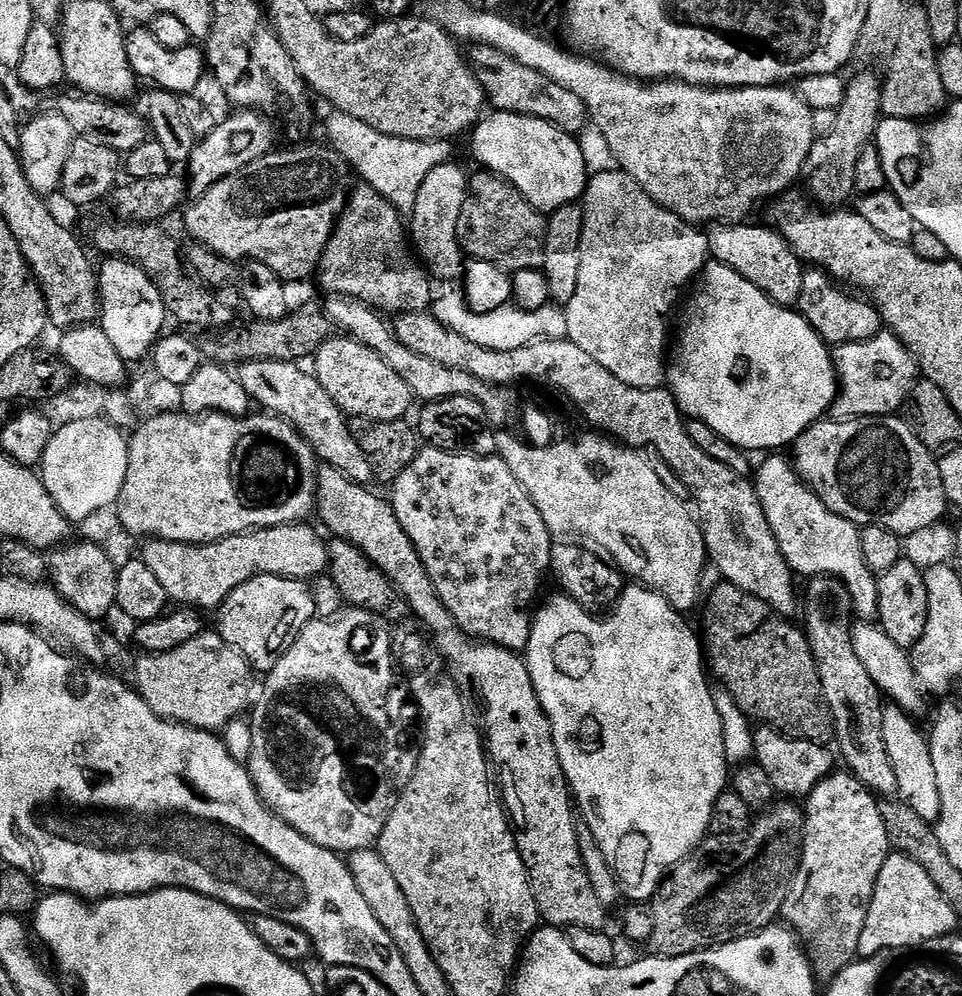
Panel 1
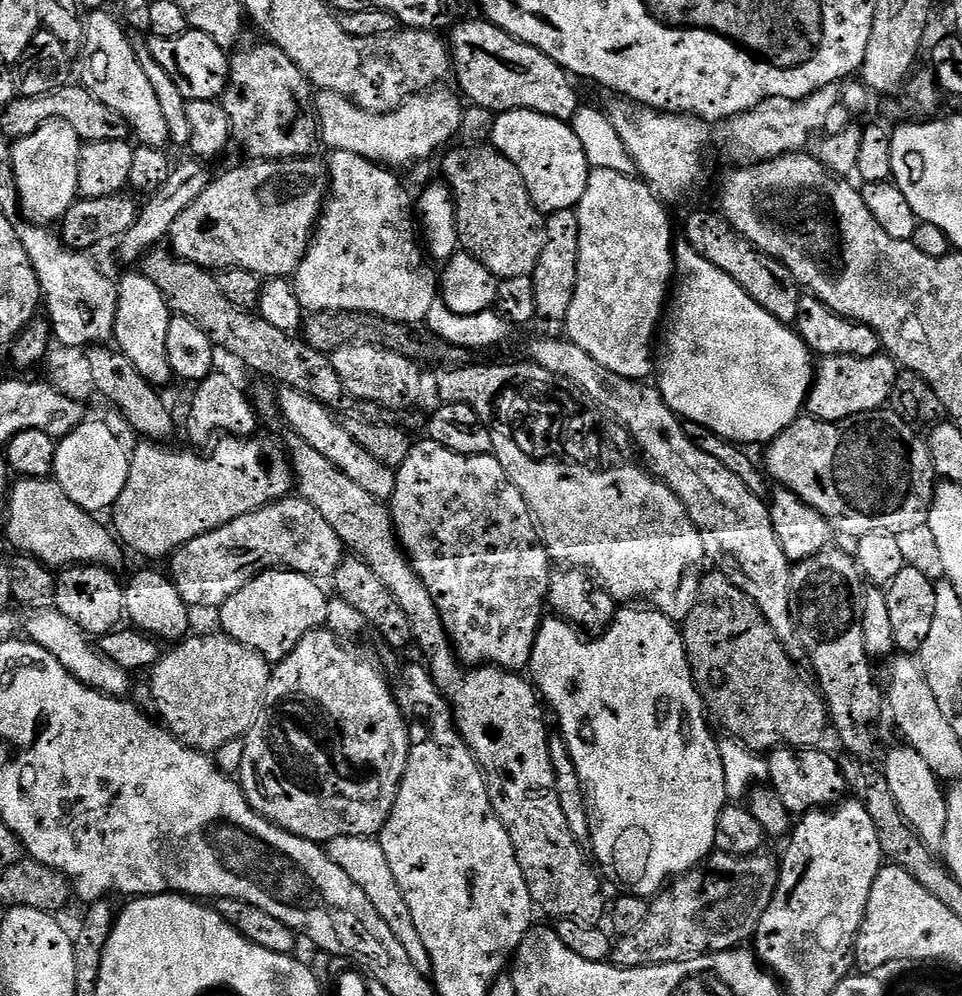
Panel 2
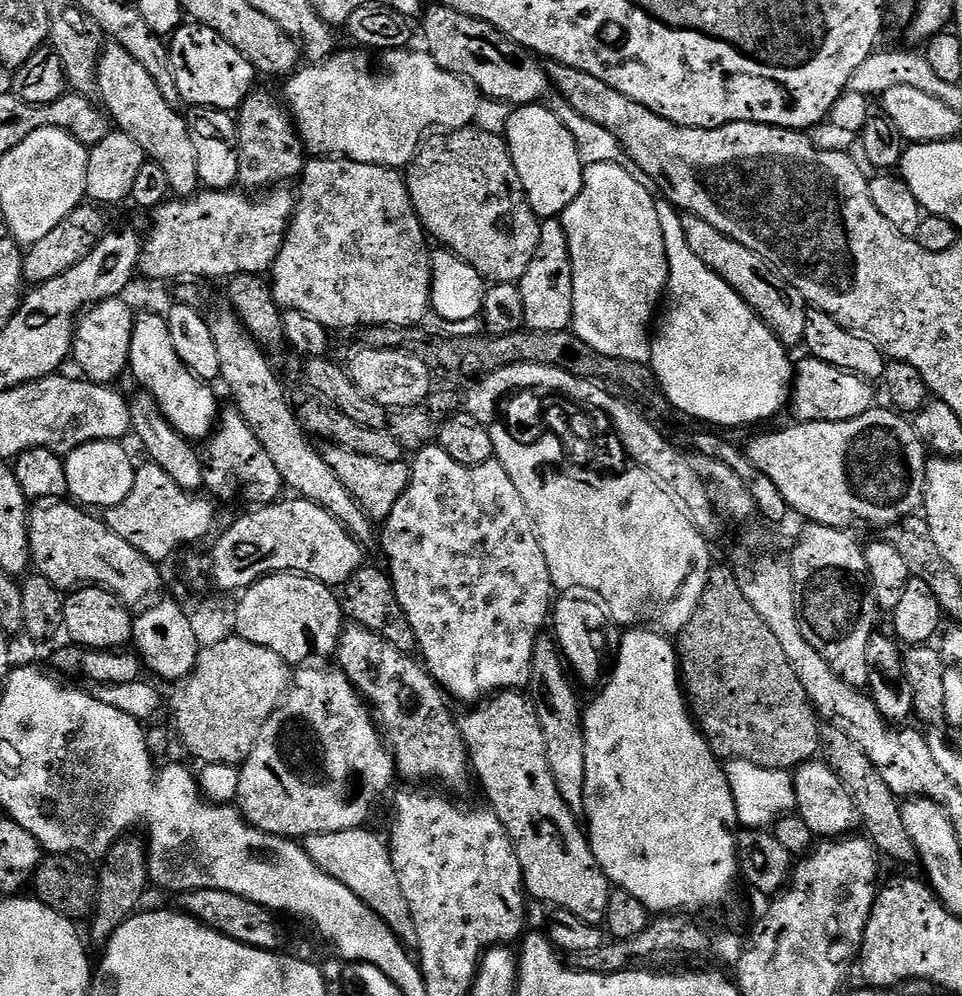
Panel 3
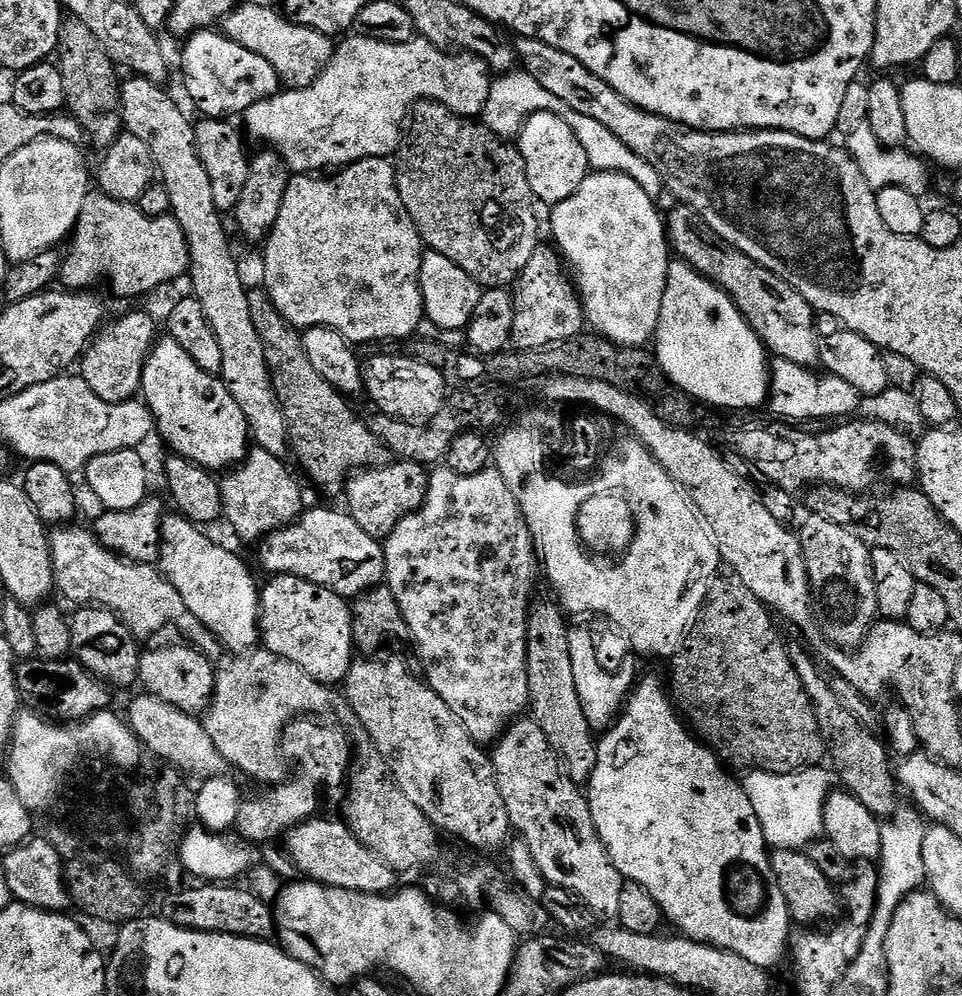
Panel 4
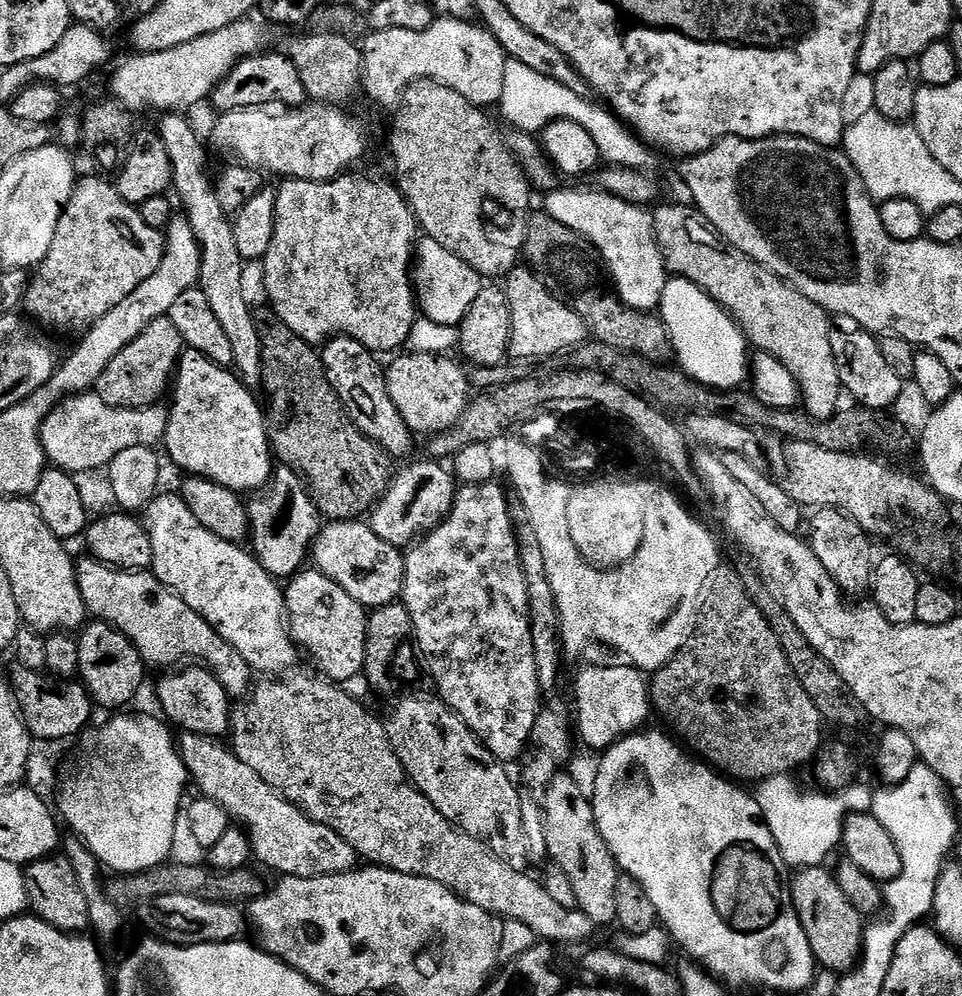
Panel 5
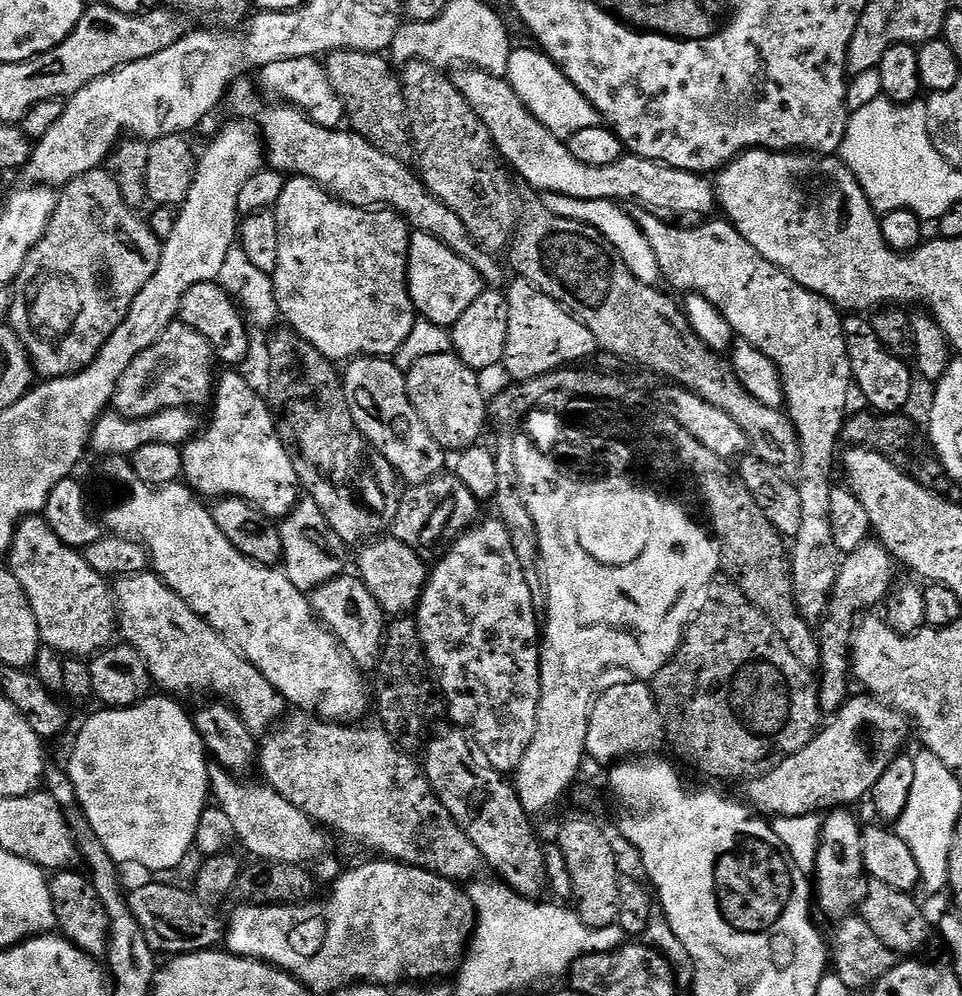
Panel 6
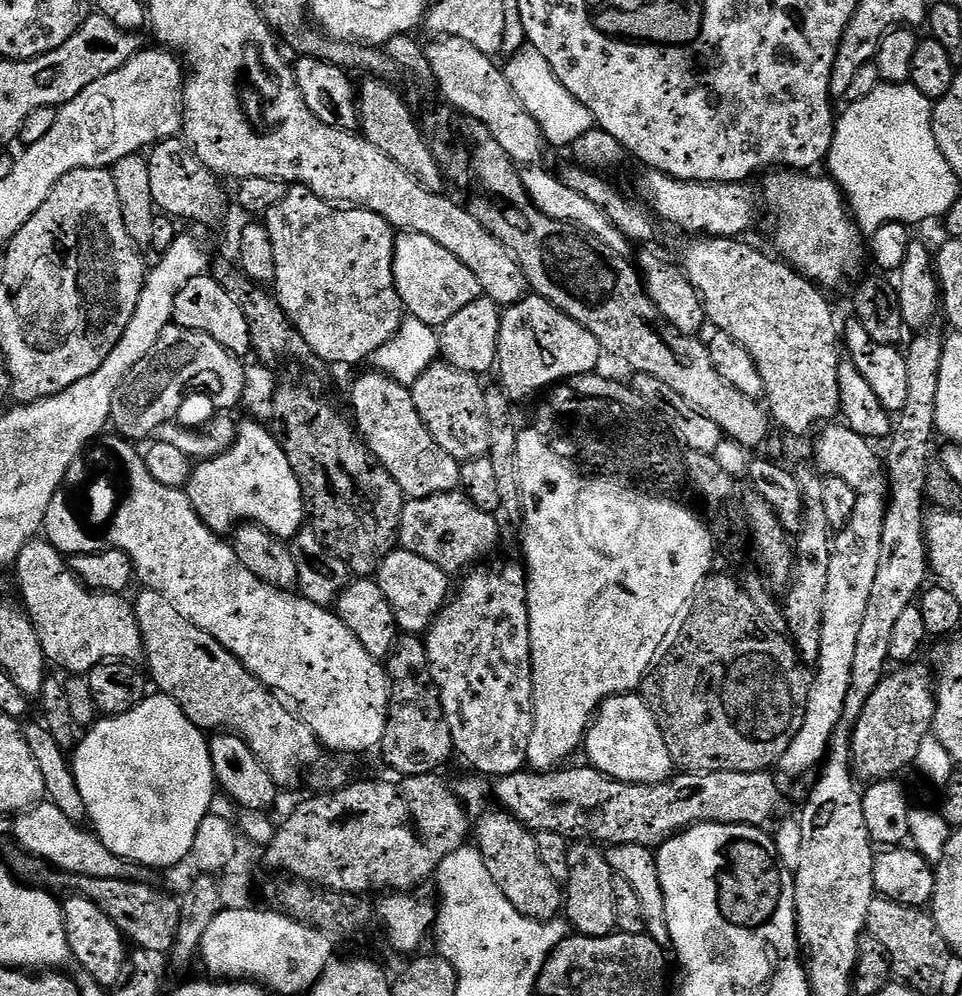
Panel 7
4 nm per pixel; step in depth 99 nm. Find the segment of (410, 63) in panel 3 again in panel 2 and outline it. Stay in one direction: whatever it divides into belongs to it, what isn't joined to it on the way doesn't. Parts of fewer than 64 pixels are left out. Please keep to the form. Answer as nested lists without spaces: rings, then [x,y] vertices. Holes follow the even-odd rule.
[[[425,90],[409,96],[402,106],[387,112],[385,116],[373,116],[344,96],[320,92],[314,100],[319,139],[323,143],[325,140],[329,149],[358,154],[367,160],[375,160],[381,166],[412,164],[415,160],[422,160],[438,148],[451,145],[452,139],[457,139],[465,110],[461,97],[455,91],[432,91],[436,90]]]

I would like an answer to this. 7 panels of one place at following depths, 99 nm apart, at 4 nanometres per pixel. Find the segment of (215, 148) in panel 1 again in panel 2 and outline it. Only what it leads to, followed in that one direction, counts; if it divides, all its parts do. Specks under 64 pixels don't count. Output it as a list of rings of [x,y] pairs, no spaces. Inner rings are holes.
[[[195,158],[187,159],[173,167],[166,186],[162,186],[162,190],[158,190],[155,196],[145,203],[148,204],[145,208],[143,205],[137,211],[134,226],[130,226],[130,230],[118,244],[122,259],[139,261],[147,256],[153,248],[163,245],[169,239],[172,224],[178,218],[178,214],[182,214],[182,210],[186,210],[186,206],[193,204],[198,198],[198,194],[202,194],[206,190],[206,186],[212,183],[214,176],[213,173],[208,173],[209,165],[207,163]]]

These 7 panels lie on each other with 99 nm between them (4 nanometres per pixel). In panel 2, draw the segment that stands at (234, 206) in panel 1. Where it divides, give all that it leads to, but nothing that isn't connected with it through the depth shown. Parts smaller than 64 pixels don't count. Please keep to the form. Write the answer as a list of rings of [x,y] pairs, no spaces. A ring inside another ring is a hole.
[[[323,159],[257,160],[217,175],[172,224],[170,248],[179,259],[209,270],[250,270],[261,278],[291,277],[302,262],[328,195],[328,166]]]

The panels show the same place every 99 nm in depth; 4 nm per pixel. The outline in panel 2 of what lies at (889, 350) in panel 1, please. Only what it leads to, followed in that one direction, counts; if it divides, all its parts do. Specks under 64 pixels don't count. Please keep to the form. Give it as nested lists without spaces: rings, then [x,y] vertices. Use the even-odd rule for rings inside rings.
[[[826,356],[815,365],[812,386],[808,389],[807,415],[822,422],[838,422],[858,414],[881,411],[891,401],[898,365],[891,356],[870,358]]]

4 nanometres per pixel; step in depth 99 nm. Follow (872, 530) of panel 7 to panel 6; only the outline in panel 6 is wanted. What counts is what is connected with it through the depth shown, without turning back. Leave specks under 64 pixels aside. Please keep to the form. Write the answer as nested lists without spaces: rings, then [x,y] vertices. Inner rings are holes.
[[[875,538],[865,540],[863,544],[858,545],[853,552],[847,553],[839,561],[836,584],[833,585],[830,593],[830,603],[827,610],[828,617],[819,625],[821,628],[818,628],[820,642],[818,704],[823,711],[825,708],[825,713],[837,712],[843,706],[845,700],[849,699],[850,691],[848,692],[847,680],[850,680],[852,623],[865,610],[875,609],[872,607],[880,599],[881,603],[889,595],[890,587],[888,588],[888,586],[892,582],[892,567],[894,567],[892,556],[881,546],[880,541]]]

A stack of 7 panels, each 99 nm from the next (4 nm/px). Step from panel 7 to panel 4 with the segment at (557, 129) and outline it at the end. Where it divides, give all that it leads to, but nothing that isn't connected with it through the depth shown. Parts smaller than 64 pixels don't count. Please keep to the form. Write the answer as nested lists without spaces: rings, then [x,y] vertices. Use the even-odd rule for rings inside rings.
[[[523,70],[506,72],[493,79],[490,98],[486,98],[482,123],[495,136],[512,142],[520,135],[524,123],[540,111],[556,114],[558,118],[562,118],[563,122],[566,122],[567,126],[570,126],[571,130],[574,130],[574,134],[582,144],[589,169],[592,172],[626,174],[630,178],[634,178],[634,182],[638,182],[638,186],[642,186],[642,190],[646,190],[646,194],[653,198],[659,197],[659,192],[665,191],[660,175],[654,170],[654,166],[650,166],[650,162],[638,158],[638,154],[634,154],[634,150],[630,150],[621,140],[614,138],[614,134],[610,134],[610,130],[606,130],[606,126],[594,122],[594,118],[586,118],[586,114],[578,114],[578,110],[570,110],[570,106],[566,106],[566,102],[554,98],[554,94],[550,94],[550,90],[545,90],[539,82],[534,82],[534,78],[530,78],[530,74],[526,74]]]

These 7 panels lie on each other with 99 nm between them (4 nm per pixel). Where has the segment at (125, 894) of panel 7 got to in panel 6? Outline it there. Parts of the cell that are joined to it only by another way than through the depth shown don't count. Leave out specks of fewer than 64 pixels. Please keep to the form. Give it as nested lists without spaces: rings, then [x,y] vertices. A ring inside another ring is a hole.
[[[144,884],[129,891],[126,896],[128,913],[134,918],[139,929],[152,947],[153,953],[168,952],[169,957],[185,952],[212,950],[225,939],[226,924],[223,919],[215,920],[209,909],[201,904],[191,891],[171,888],[168,884]]]

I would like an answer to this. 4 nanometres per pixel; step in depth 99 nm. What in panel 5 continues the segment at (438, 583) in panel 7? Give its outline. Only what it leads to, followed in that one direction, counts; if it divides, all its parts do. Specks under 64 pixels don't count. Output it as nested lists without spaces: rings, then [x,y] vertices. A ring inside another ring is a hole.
[[[360,520],[325,523],[312,544],[310,560],[316,563],[313,564],[315,571],[338,582],[365,610],[397,603],[404,595],[404,552],[390,546],[390,542],[382,542],[369,525]]]

